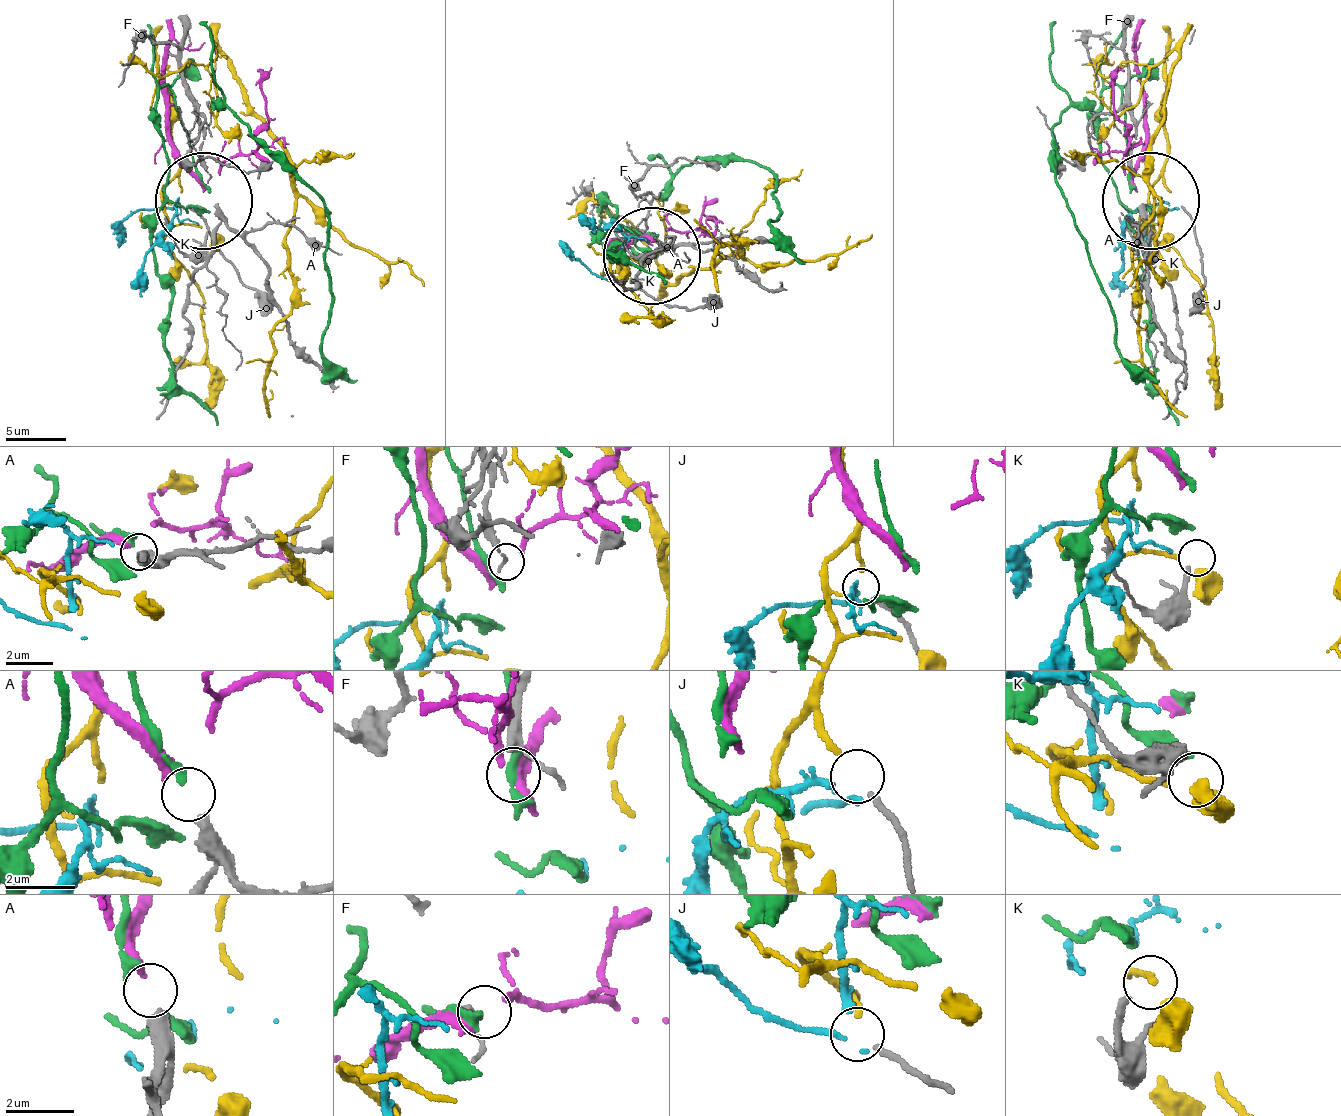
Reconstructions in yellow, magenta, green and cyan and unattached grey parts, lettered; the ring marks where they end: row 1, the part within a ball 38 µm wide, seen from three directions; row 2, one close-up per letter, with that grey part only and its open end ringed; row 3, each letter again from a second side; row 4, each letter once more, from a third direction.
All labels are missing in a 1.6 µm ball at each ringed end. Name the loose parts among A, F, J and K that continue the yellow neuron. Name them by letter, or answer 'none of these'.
J

